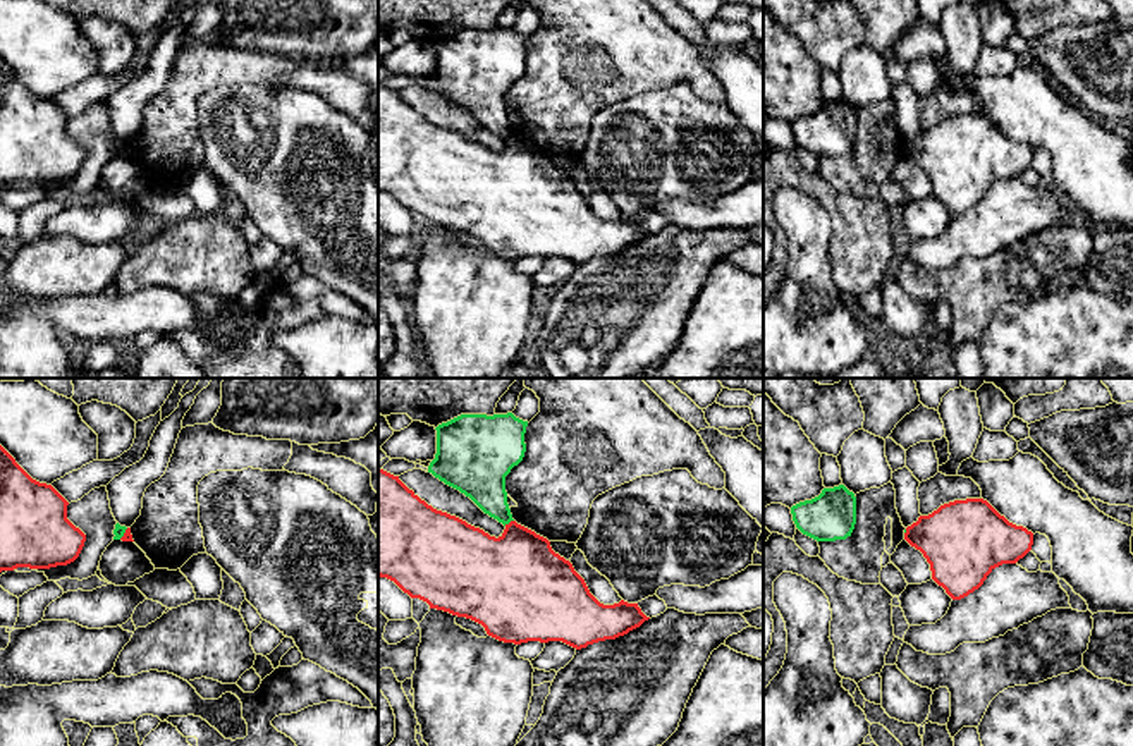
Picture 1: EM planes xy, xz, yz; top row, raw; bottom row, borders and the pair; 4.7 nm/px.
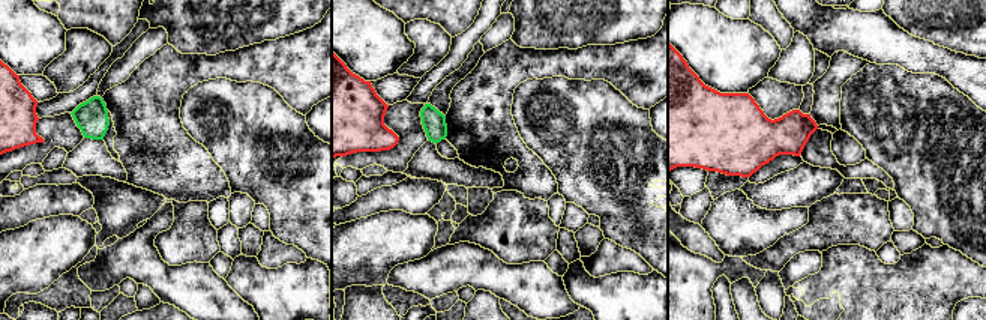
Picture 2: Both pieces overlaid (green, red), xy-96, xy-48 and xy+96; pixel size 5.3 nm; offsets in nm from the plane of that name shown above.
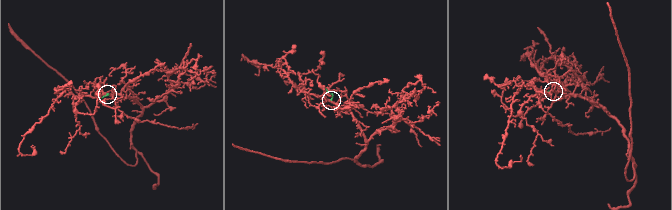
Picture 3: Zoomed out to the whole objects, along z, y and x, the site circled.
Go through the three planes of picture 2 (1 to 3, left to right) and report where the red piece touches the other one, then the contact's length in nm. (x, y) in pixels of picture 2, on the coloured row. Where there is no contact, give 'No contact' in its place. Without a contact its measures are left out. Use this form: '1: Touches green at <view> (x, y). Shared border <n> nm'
1: No contact
2: No contact
3: No contact

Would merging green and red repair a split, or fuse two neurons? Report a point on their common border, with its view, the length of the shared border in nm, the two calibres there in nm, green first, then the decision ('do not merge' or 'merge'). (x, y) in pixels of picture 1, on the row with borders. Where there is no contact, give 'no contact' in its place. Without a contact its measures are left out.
xz (508, 523) | 50 nm | 220/400 nm | do not merge

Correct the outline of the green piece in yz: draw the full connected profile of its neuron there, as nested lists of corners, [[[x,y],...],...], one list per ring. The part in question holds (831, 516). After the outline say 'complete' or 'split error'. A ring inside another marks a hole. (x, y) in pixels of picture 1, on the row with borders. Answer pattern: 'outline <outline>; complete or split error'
outline [[[844,485],[824,488],[818,497],[793,505],[791,514],[796,528],[817,541],[846,540],[856,524],[856,497]]]; complete

